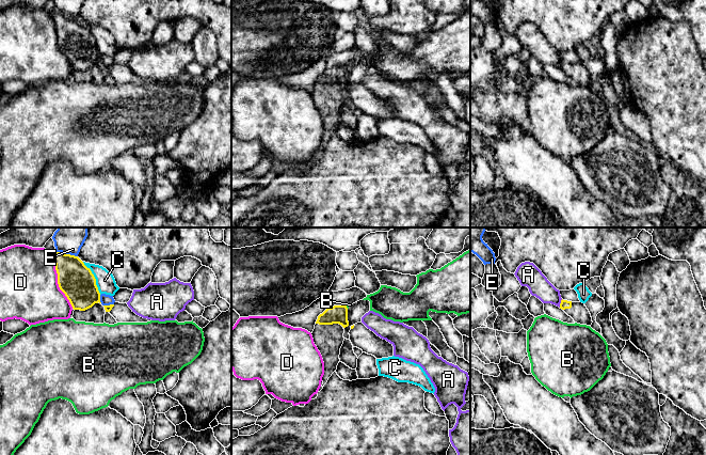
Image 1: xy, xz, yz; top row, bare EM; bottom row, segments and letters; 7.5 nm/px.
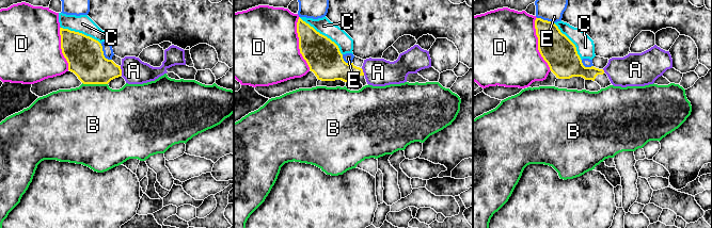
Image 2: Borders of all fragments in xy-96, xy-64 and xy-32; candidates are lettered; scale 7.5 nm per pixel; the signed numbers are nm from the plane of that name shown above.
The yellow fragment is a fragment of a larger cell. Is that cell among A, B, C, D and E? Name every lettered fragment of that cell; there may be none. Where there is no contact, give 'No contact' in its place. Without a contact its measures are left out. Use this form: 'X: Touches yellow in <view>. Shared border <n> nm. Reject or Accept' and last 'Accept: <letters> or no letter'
A: Touches yellow in yz. Shared border 70 nm. Reject
B: Touches yellow in xz. Shared border 30 nm. Reject
C: Touches yellow in xy. Shared border 280 nm. Reject
D: Touches yellow in xy. Shared border 440 nm. Reject
E: Touches yellow in xy. Shared border 180 nm. Reject
Accept: no letter

